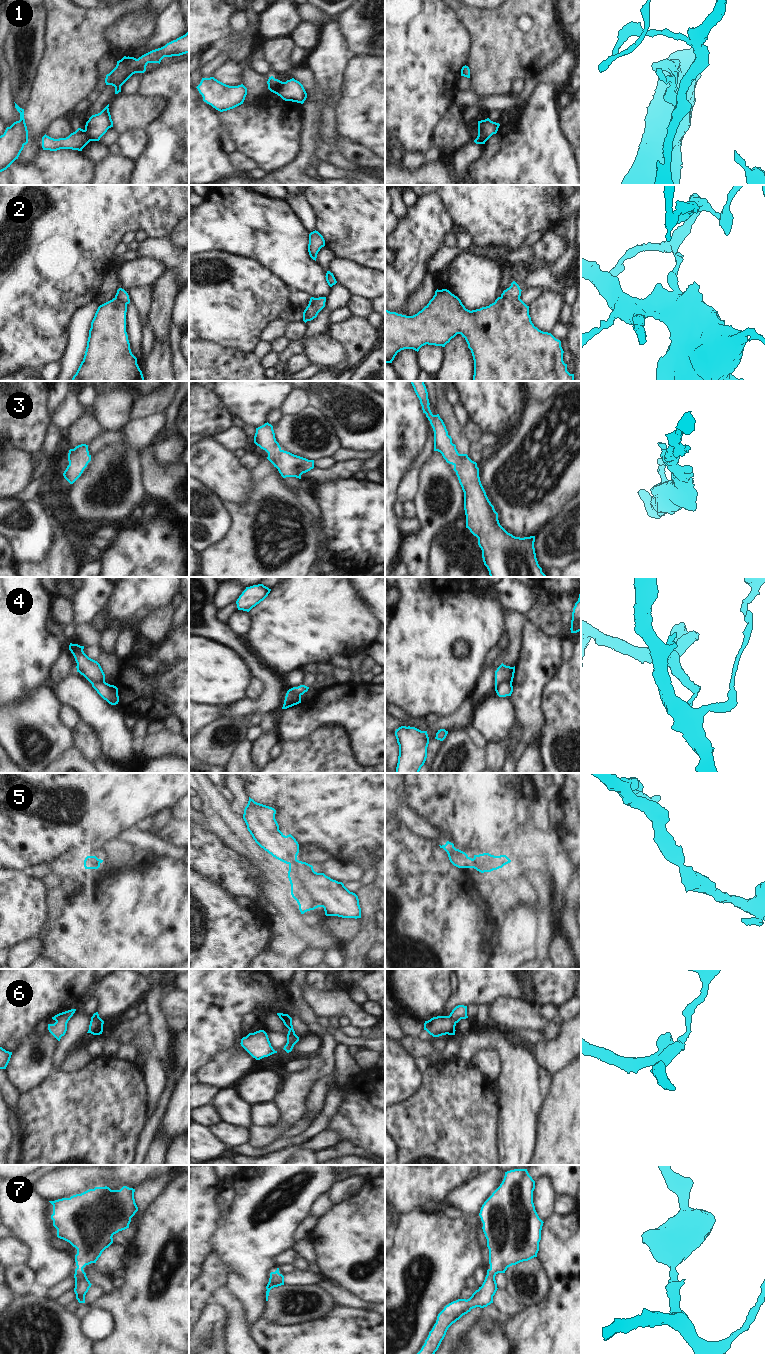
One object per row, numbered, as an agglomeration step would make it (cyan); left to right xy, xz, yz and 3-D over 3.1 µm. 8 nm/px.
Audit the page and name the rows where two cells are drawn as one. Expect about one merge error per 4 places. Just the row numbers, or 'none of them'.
1, 2, 4

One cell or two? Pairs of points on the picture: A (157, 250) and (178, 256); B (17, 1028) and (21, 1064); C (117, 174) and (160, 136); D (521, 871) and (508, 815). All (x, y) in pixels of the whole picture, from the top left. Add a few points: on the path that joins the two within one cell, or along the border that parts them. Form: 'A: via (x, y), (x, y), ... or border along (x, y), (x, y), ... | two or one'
A: via (162, 250), (168, 256), (173, 256) | one
B: border along (34, 1030), (22, 1039) | two
C: border along (136, 161), (134, 174) | two
D: border along (511, 860), (524, 860), (529, 864) | two

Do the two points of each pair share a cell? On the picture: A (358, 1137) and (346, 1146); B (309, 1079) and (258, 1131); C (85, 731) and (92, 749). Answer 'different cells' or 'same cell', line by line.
A: different cells
B: same cell
C: same cell

